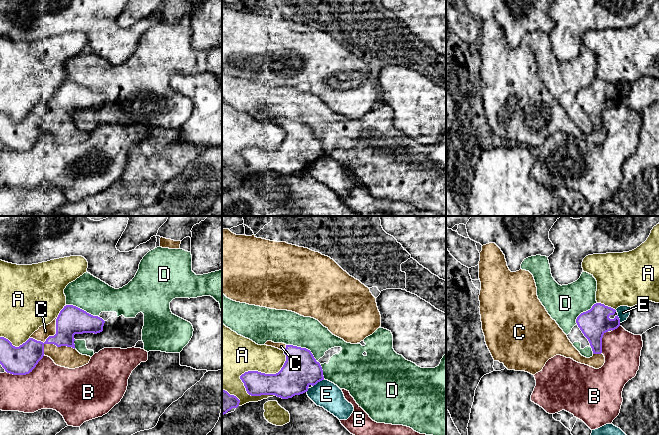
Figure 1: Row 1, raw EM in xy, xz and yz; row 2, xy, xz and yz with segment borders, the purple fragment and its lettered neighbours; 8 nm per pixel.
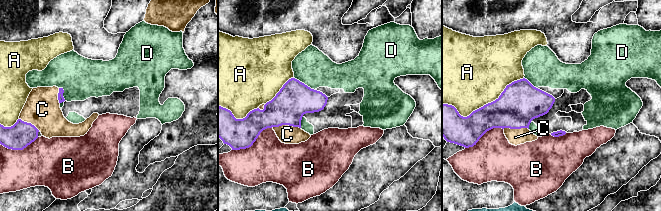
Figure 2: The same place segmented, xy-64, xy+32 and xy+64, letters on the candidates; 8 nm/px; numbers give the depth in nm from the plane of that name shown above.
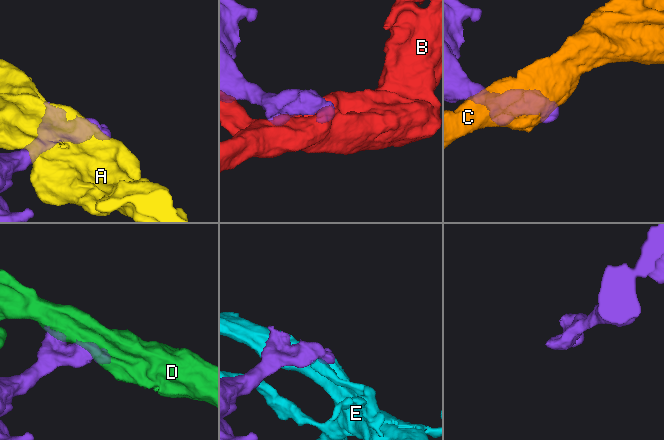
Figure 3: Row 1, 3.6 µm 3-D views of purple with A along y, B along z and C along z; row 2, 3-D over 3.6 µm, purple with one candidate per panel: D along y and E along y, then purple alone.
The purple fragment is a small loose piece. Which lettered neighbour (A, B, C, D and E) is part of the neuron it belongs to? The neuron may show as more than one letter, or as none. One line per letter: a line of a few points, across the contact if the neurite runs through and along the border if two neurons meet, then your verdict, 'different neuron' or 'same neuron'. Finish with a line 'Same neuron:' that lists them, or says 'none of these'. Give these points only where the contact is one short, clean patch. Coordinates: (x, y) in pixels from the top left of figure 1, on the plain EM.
A: different neuron
B: different neuron
C: same neuron
D: different neuron
E: different neuron
Same neuron: C

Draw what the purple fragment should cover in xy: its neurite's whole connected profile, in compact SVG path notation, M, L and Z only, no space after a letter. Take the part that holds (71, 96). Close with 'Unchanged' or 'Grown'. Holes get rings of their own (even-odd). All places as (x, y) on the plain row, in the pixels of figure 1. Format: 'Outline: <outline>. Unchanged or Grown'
Outline: M66 81L57 94L43 101L30 114L15 123L0 113L0 140L7 149L26 151L32 148L43 132L50 133L58 142L75 145L89 139L91 133L75 125L74 111L100 109L105 97L86 87Z. Grown

